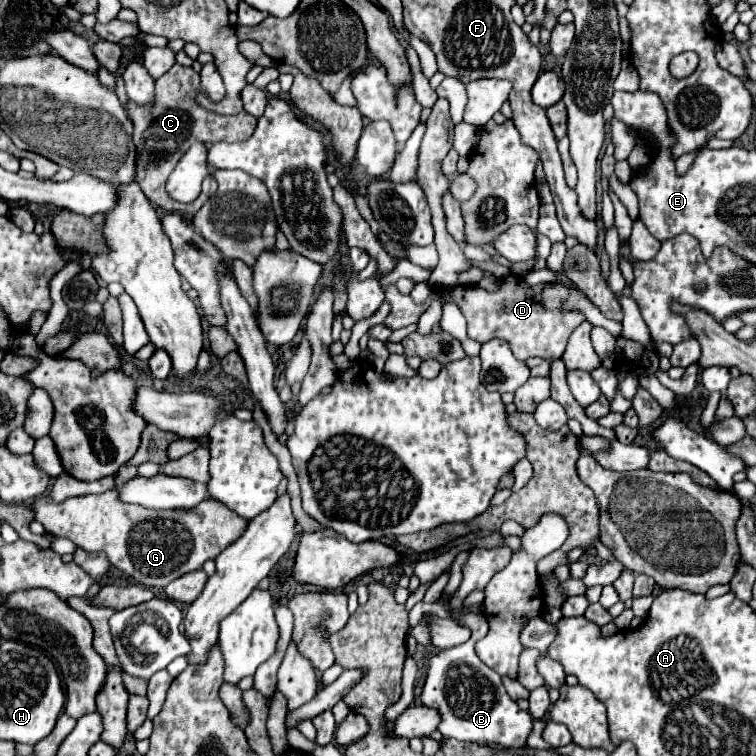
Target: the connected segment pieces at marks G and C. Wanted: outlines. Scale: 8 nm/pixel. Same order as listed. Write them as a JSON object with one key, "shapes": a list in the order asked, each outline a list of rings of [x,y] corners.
{"shapes":[[[[117,490],[91,494],[91,496],[77,496],[65,502],[53,502],[49,496],[43,496],[35,500],[31,508],[35,518],[43,524],[47,532],[69,538],[75,546],[83,548],[85,552],[105,552],[111,566],[123,570],[131,580],[149,588],[163,588],[177,576],[199,570],[205,560],[219,556],[229,546],[231,540],[237,540],[237,536],[241,536],[247,524],[239,514],[235,514],[225,504],[215,500],[201,502],[191,510],[153,510],[153,508],[143,508],[139,504],[119,502]]],[[[173,64],[173,68],[169,72],[165,72],[161,78],[155,80],[155,98],[153,102],[147,102],[147,104],[135,104],[133,100],[127,100],[127,112],[129,112],[129,118],[133,120],[135,124],[135,132],[133,132],[133,142],[137,144],[137,184],[141,186],[143,194],[159,208],[163,210],[169,210],[169,212],[189,212],[189,214],[195,214],[217,190],[217,180],[215,178],[205,178],[203,180],[203,192],[201,196],[193,202],[193,204],[179,204],[175,202],[173,198],[167,196],[165,192],[165,182],[169,178],[169,174],[173,172],[177,160],[189,150],[189,146],[193,142],[203,142],[203,144],[217,144],[217,142],[245,142],[257,127],[257,118],[255,116],[249,116],[247,112],[241,112],[241,114],[235,114],[235,116],[219,116],[219,114],[213,114],[213,112],[207,112],[203,108],[199,108],[193,100],[191,100],[191,94],[195,92],[195,88],[199,88],[199,74],[193,70],[193,68],[187,68],[187,66],[181,66],[181,64]]]]}

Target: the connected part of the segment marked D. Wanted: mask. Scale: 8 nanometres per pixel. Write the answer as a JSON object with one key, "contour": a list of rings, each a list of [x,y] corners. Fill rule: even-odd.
{"contour":[[[509,276],[501,282],[501,290],[489,294],[479,286],[457,286],[441,290],[441,300],[455,300],[467,318],[469,338],[477,342],[489,342],[493,338],[507,340],[517,360],[527,360],[539,356],[545,360],[555,360],[563,356],[571,332],[585,320],[577,310],[563,312],[561,300],[567,298],[567,290],[559,284],[539,284],[527,286],[523,278]]]}

